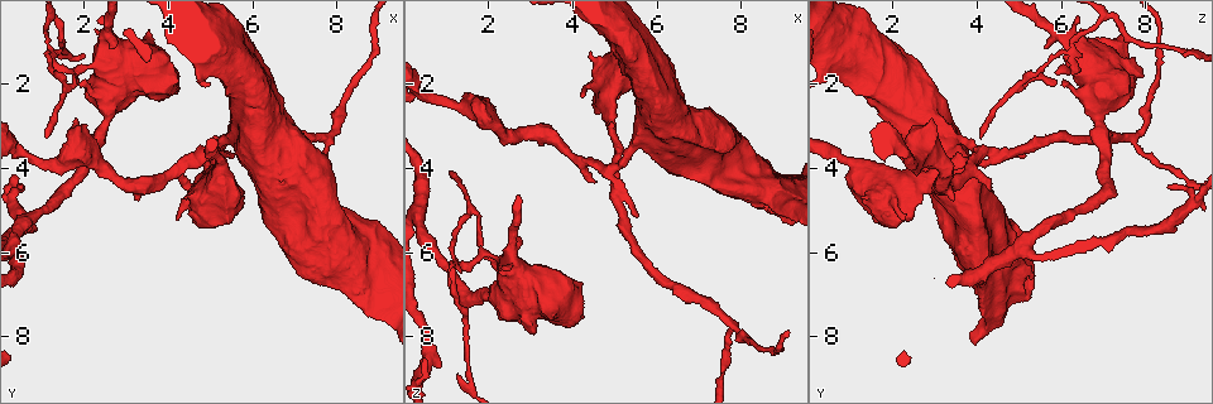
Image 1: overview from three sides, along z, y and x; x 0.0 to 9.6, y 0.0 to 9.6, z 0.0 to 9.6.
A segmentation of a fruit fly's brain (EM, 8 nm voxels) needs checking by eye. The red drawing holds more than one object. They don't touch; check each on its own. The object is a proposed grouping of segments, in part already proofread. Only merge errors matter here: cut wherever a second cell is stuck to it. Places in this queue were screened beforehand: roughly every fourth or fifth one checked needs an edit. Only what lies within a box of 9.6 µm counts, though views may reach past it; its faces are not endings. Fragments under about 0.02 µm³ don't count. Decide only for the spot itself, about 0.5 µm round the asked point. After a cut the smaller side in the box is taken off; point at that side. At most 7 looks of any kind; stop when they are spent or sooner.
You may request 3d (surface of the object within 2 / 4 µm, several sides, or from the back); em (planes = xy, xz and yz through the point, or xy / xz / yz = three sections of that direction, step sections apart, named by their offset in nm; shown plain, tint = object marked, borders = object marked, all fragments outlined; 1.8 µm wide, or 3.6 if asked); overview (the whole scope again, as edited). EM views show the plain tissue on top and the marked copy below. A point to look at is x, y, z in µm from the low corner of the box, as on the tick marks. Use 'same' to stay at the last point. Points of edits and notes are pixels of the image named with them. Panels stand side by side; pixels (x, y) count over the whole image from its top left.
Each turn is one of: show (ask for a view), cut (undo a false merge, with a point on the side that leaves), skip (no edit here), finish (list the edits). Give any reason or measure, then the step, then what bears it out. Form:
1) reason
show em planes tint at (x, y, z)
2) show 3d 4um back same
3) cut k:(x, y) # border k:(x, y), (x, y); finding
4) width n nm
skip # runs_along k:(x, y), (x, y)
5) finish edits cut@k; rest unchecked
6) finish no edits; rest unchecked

sudden change in width
show em 3.6um planes borders at (5.25, 0.75, 0.80)

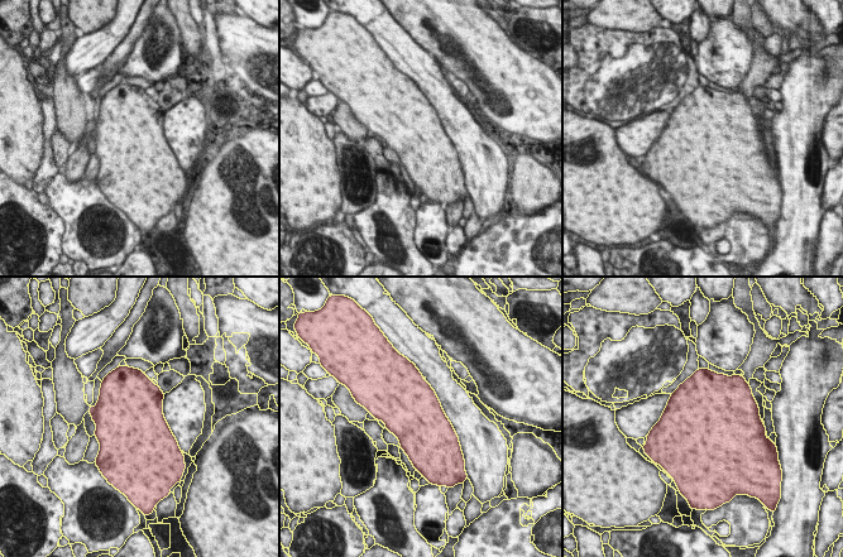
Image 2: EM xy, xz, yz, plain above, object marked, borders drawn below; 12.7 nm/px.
width 750 nm
skip # all the same cell

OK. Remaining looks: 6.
looks like a crossing
show em planes tint at (5.00, 3.65, 3.95)

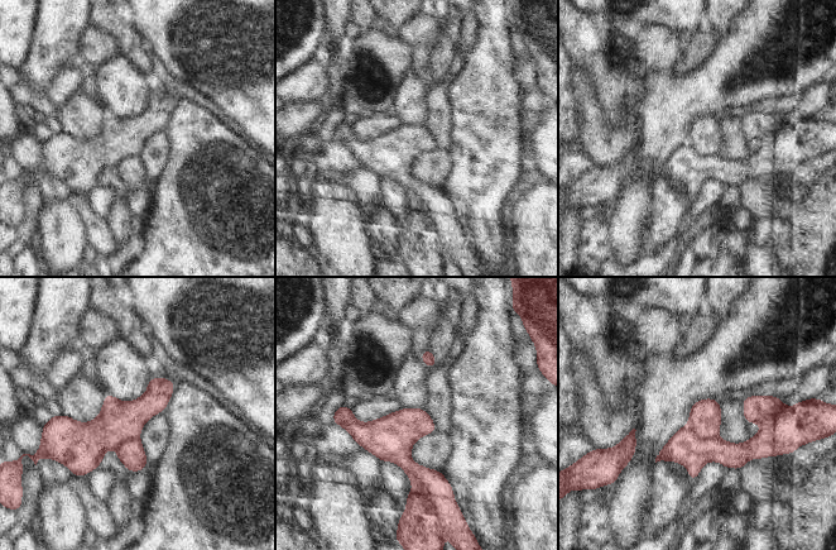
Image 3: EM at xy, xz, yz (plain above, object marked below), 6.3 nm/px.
cut 3:(685, 446) # a second cell is stuck on

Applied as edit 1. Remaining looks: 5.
finish edits cut@3; rest unchecked

